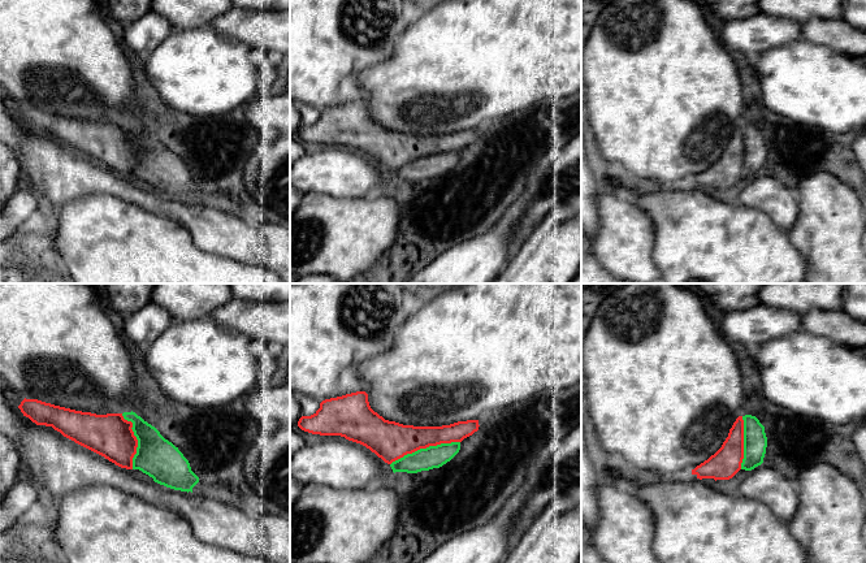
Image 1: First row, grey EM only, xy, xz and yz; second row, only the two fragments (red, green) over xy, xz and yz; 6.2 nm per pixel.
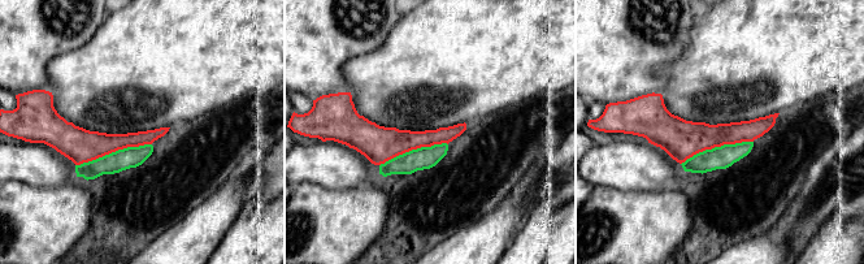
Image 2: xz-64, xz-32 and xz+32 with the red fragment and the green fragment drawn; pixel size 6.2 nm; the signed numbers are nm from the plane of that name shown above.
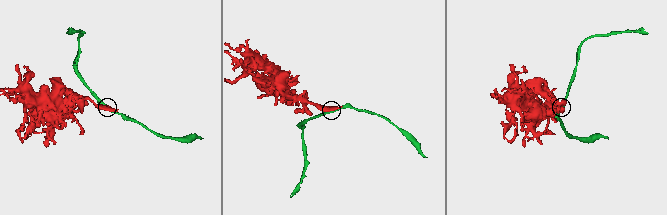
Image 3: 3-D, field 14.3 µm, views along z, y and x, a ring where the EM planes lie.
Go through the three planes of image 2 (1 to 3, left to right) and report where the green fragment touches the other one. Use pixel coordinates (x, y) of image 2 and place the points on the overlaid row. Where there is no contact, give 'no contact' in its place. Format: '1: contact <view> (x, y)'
1: contact xz-64 (113, 151)
2: contact xz-32 (413, 148)
3: contact xz+32 (716, 146)

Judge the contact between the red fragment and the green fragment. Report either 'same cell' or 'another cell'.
same cell

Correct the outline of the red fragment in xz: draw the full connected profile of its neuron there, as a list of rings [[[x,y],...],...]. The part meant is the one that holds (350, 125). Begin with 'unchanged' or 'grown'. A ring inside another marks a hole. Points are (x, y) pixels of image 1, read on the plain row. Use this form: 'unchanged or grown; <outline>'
grown; [[[356,100],[337,107],[325,108],[311,125],[302,125],[298,135],[320,144],[341,144],[360,152],[374,161],[393,181],[417,182],[440,177],[450,170],[460,159],[460,151],[479,139],[479,129],[458,130],[442,135],[413,135],[385,129],[374,121],[365,100]]]

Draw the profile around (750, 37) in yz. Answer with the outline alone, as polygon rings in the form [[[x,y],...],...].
[[[759,12],[749,18],[726,21],[718,35],[728,51],[753,60],[767,49],[801,39],[801,23]]]

